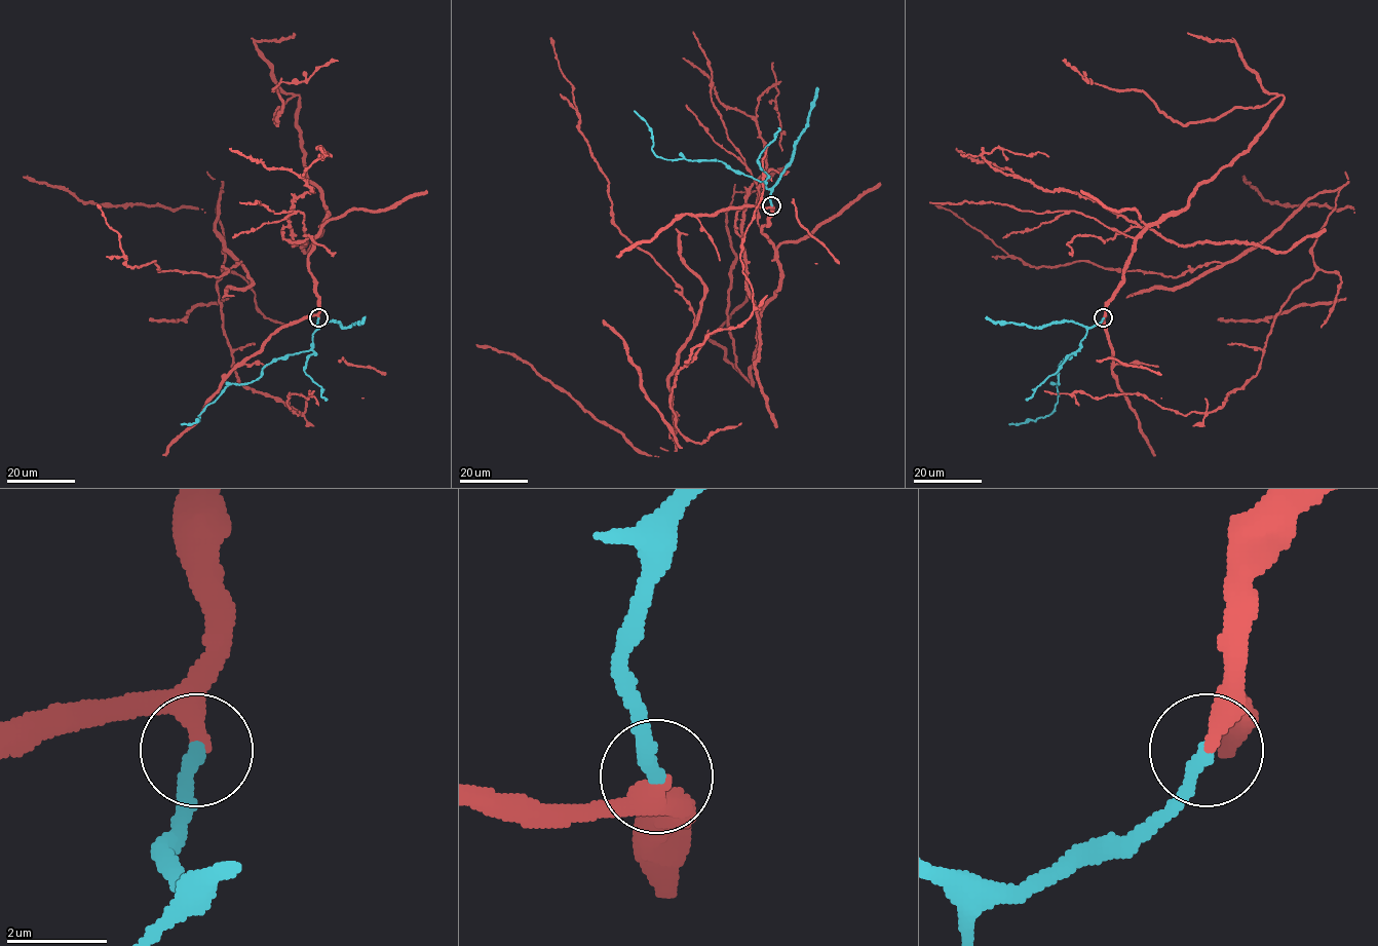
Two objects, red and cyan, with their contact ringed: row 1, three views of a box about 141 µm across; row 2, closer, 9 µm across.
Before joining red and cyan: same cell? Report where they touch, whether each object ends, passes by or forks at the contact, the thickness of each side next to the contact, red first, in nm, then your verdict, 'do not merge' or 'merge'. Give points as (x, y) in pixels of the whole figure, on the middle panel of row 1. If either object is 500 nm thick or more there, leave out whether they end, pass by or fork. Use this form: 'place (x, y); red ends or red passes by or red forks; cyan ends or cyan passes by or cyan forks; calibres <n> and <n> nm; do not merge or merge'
place (771, 205); red ends; cyan ends; calibres 360 and 300 nm; merge

